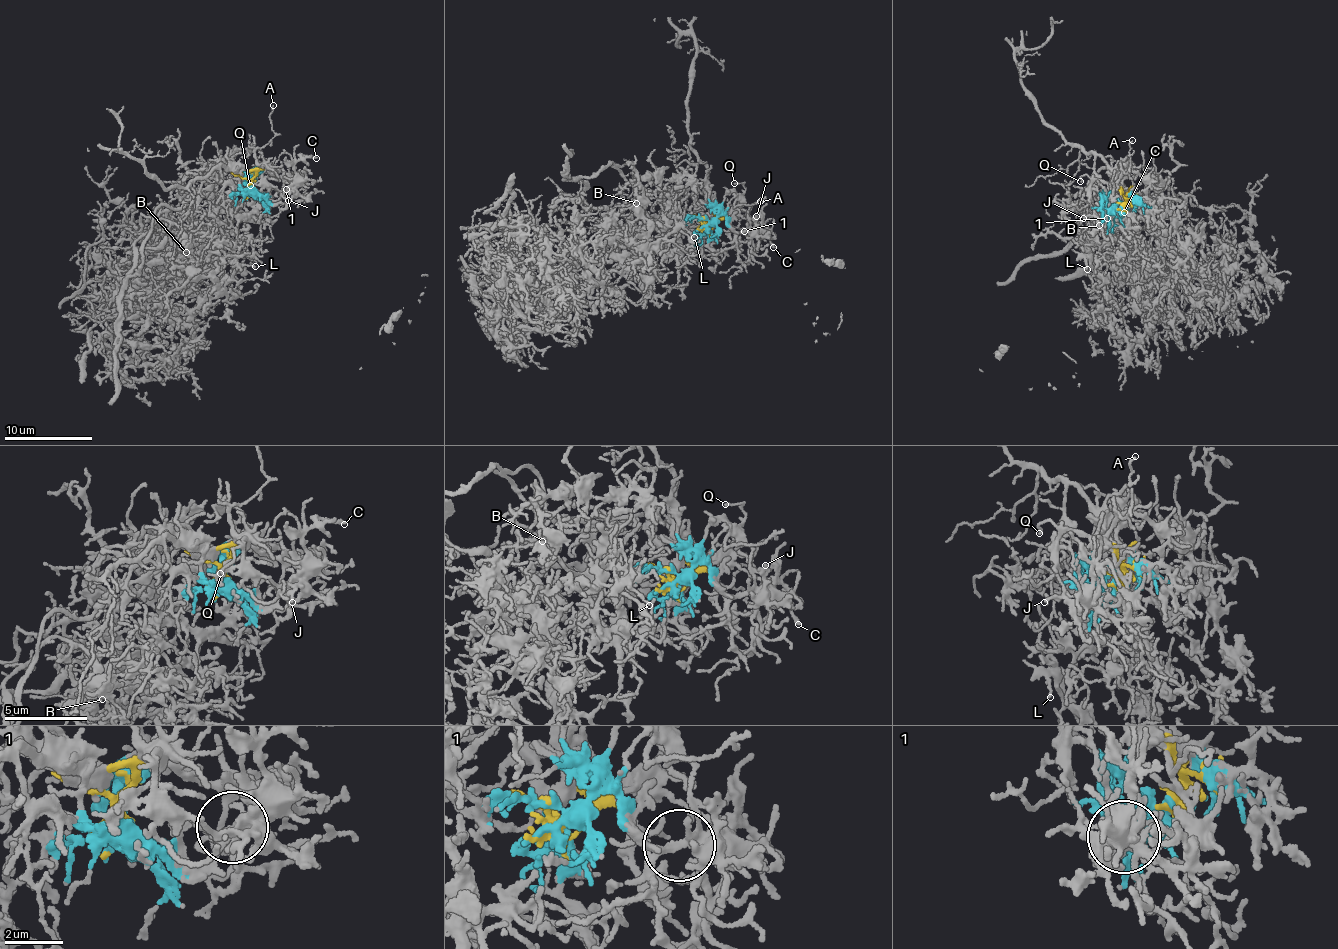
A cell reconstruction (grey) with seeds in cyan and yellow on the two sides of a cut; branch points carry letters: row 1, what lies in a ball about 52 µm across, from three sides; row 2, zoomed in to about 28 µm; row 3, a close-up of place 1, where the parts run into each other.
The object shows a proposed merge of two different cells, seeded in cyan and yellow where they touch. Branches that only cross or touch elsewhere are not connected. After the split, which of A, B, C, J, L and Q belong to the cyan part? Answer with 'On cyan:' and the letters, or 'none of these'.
On cyan: B, C, J, L

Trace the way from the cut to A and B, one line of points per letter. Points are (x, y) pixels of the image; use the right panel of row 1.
A: (1122, 209), (1124, 192), (1118, 187), (1121, 172), (1129, 170), (1129, 145), (1132, 141)
B: (1122, 209), (1115, 207), (1118, 203), (1122, 206), (1113, 215), (1090, 212), (1087, 204), (1079, 203), (1100, 226)

